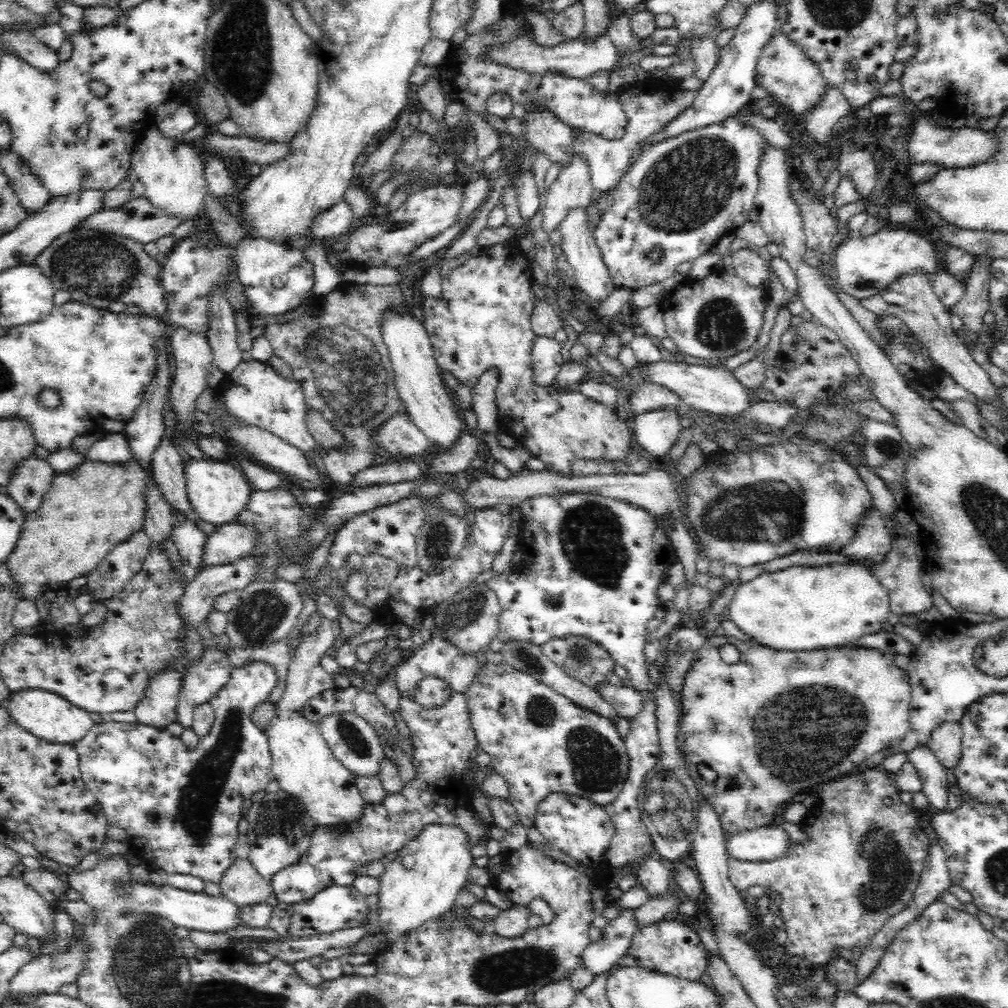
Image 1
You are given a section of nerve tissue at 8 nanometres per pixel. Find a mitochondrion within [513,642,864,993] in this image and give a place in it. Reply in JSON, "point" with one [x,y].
{"point":[595,762]}

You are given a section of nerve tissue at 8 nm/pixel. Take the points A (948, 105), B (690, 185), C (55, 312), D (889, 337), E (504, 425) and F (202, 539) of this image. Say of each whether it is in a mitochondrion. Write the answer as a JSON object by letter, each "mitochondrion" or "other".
{"A":"other","B":"mitochondrion","C":"other","D":"other","E":"other","F":"other"}

